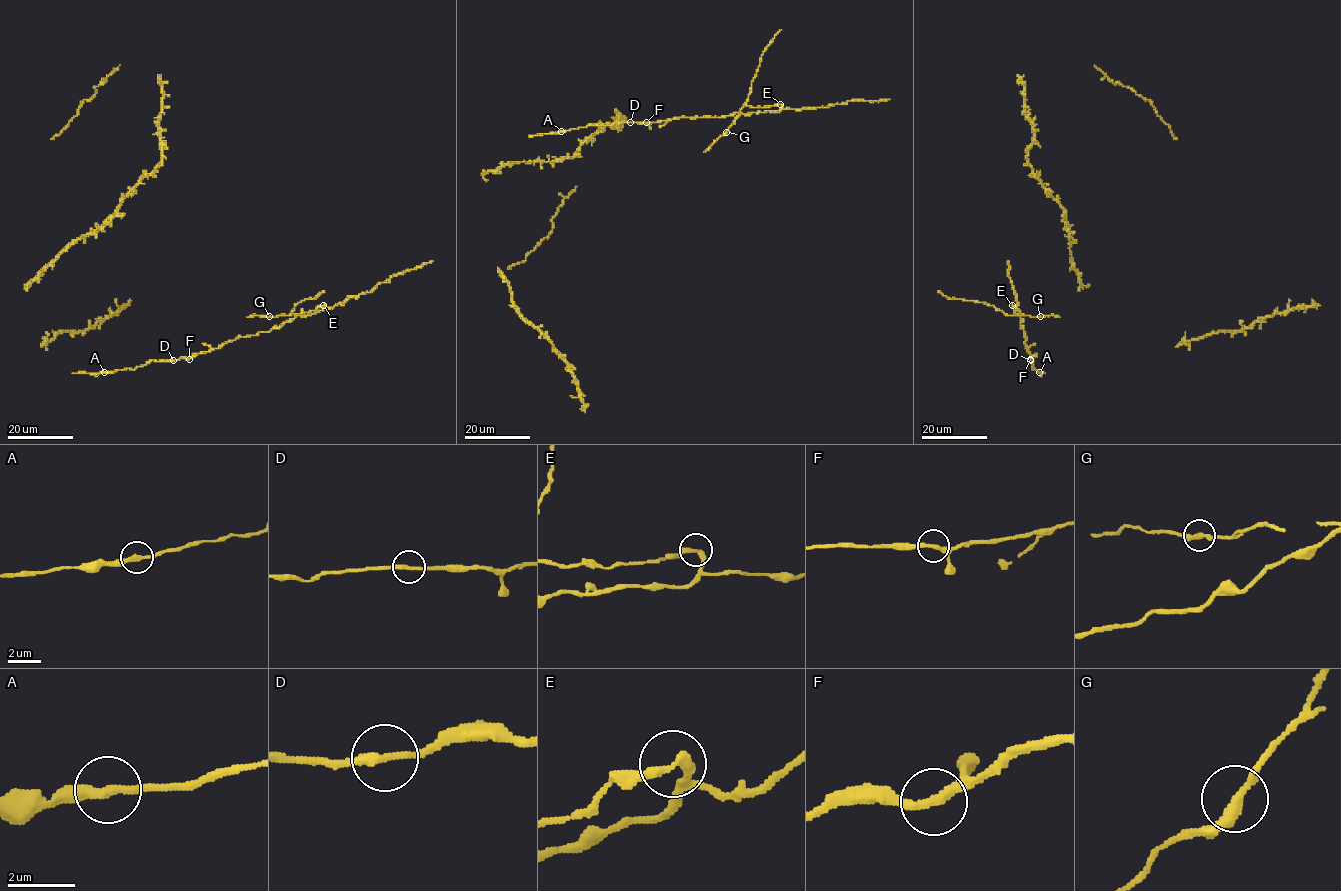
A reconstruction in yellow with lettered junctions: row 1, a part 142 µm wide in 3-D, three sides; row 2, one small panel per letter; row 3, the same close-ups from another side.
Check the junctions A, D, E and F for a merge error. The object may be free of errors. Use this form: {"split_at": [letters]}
{"split_at": ["E"]}

